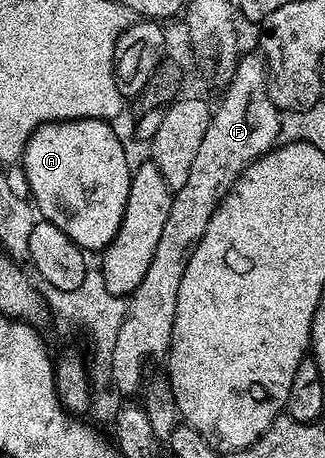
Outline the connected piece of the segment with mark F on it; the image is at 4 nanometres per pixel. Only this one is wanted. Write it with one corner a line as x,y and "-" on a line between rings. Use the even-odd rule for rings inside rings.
243,54
238,60
238,67
234,70
234,76
225,84
222,95
222,104
213,108
208,125
208,133
204,133
204,141
200,141
200,149
192,161
192,170
188,173
188,181
178,191
173,192
172,205
166,209
164,221
164,233
152,244
150,264
144,273
144,281
134,289
134,294
129,296
127,313
123,319
123,327
119,331
116,340
115,352
112,354
111,377
113,390
118,390
122,395
134,395
143,390
144,376
142,370
149,359
157,355
165,356
170,350
170,334
176,317
176,305
182,293
184,281
184,269
200,241
204,237
204,229
208,229
208,221
212,221
212,213
222,203
227,193
234,188
234,182
242,176
242,170
252,160
273,151
280,139
282,129
282,115
278,107
272,101
266,84
266,65
261,54

